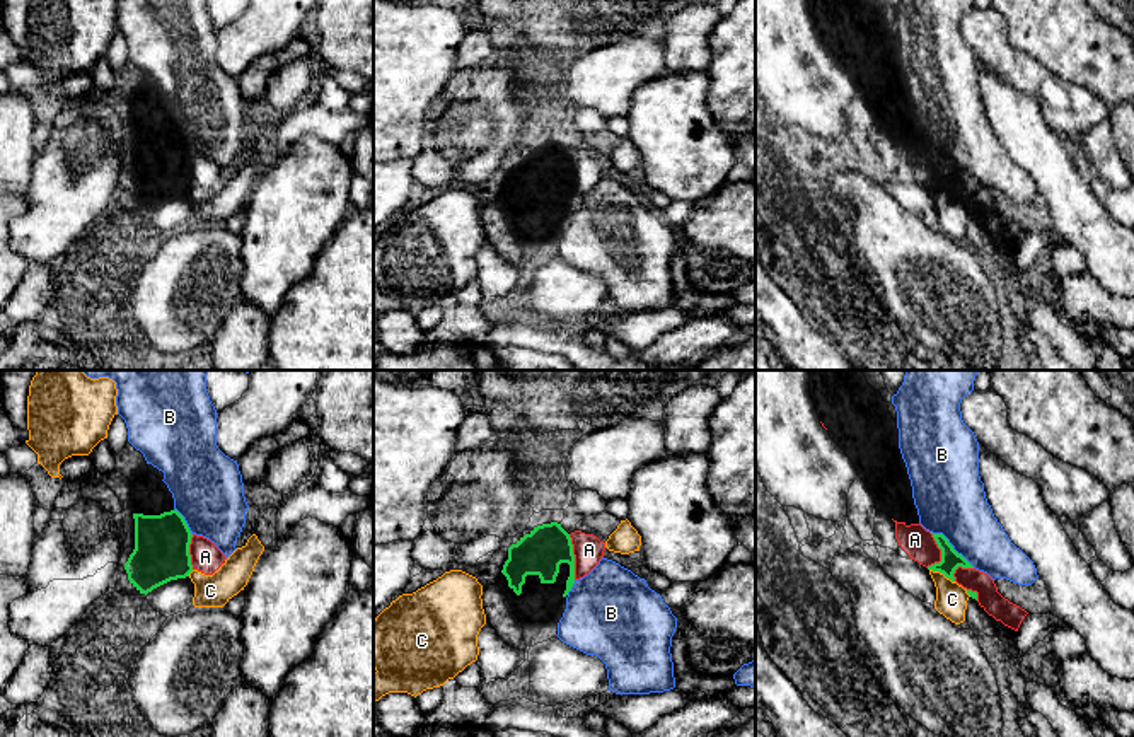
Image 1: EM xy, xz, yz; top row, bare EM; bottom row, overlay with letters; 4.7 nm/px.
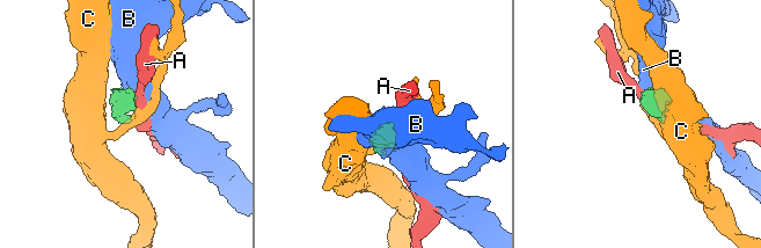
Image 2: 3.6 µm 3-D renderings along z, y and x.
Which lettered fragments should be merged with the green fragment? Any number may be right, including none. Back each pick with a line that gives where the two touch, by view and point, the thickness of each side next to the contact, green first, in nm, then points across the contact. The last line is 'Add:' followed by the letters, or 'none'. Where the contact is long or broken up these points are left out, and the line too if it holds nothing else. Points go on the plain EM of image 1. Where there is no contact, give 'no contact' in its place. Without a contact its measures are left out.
Add: none

